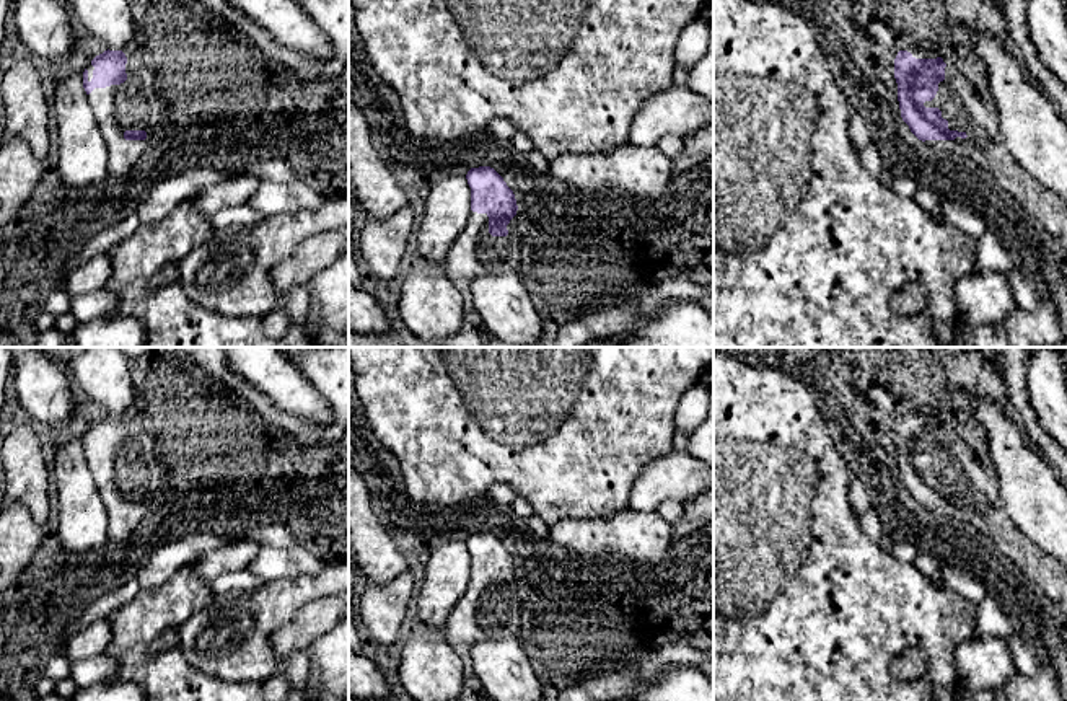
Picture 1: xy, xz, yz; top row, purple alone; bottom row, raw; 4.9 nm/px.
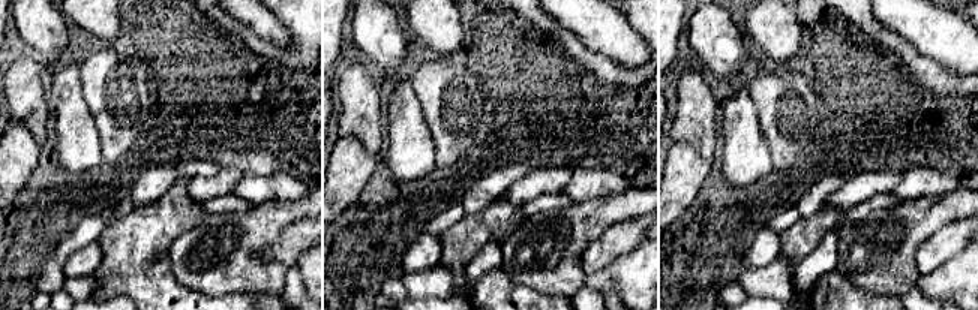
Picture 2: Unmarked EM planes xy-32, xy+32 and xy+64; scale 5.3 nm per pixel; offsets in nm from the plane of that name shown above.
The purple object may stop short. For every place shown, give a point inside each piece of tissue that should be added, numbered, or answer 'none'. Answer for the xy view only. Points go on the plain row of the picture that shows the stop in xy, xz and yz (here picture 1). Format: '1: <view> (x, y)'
1: xy (134, 470)

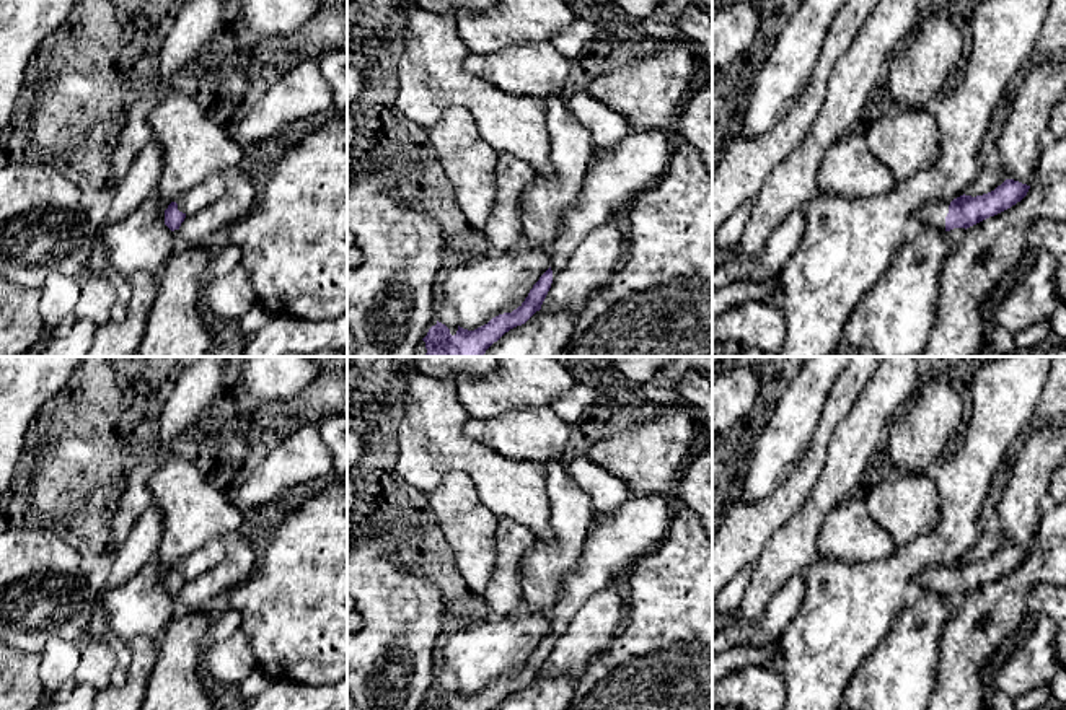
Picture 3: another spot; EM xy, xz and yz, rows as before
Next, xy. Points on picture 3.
1: xy (212, 552)

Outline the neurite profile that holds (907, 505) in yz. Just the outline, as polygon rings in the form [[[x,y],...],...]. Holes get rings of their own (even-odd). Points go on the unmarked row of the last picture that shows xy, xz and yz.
[[[932,474],[875,477],[866,505],[872,519],[892,534],[896,549],[929,534],[940,516],[939,490]]]

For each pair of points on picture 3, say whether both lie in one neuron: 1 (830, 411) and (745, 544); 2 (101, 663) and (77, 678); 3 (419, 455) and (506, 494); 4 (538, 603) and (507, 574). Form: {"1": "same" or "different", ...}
{"1": "same", "2": "same", "3": "same", "4": "different"}

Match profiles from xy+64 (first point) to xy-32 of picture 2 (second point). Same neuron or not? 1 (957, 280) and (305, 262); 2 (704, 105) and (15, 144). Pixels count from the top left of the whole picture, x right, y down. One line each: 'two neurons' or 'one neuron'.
1: one neuron
2: two neurons

